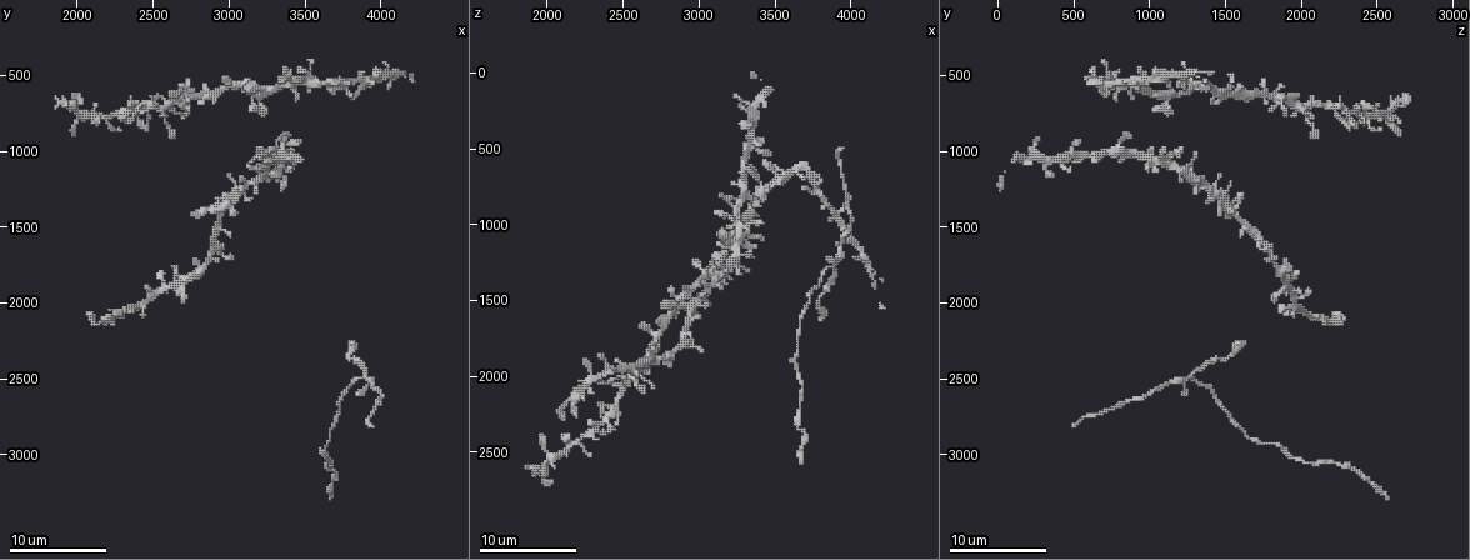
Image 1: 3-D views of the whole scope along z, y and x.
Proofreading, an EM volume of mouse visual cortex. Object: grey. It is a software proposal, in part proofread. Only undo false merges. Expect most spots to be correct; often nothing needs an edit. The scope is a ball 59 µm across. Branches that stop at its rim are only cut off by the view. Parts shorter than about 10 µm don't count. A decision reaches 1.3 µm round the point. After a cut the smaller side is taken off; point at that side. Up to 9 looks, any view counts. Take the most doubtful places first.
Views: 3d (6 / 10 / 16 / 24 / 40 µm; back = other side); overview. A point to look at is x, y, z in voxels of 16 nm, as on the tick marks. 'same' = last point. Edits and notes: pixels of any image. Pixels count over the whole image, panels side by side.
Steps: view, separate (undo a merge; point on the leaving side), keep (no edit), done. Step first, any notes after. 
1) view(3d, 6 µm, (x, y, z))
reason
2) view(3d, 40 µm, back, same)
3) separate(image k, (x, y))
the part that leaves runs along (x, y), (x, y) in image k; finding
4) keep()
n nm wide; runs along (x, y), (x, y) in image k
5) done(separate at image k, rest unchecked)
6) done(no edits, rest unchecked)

view(3d, 10 µm, (3880, 2480, 1260))
branch point

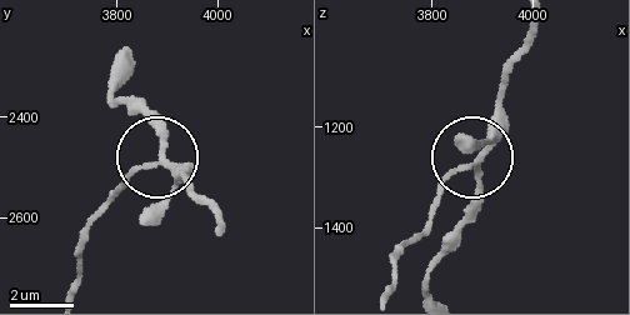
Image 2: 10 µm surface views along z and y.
keep()
side arm 16 µm; 3 arms; one neuron here

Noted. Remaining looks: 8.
view(3d, 10 µm, (3340, 940, 800))
three-way junction

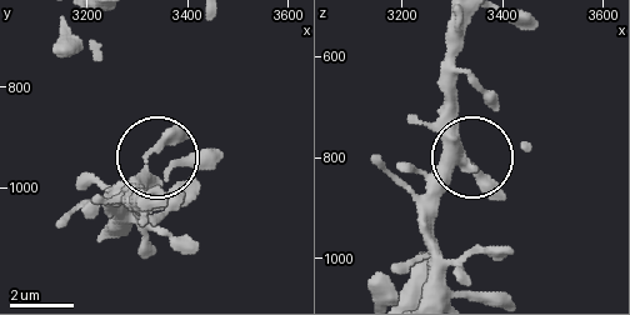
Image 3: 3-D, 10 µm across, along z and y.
view(3d, 6 µm, same)
zoom in

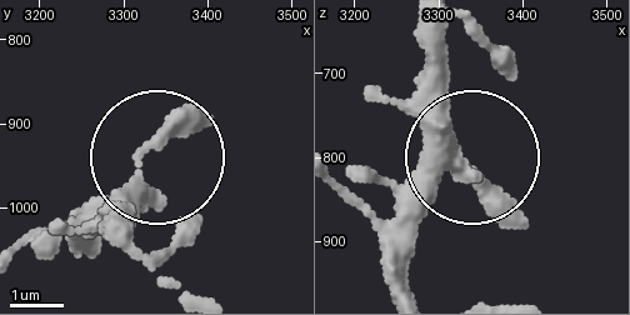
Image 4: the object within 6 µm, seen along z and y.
keep()
continuous, no second neuron

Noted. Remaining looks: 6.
view(3d, 16 µm, (3060, 1260, 1400))
four or more arms meet

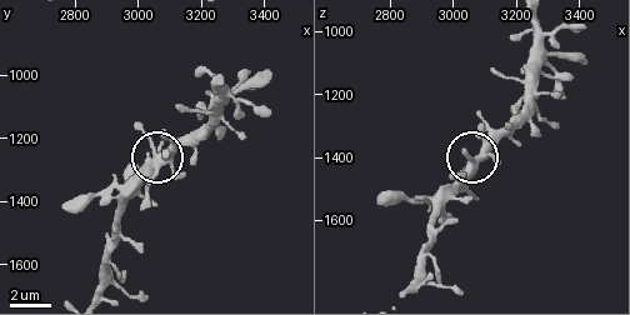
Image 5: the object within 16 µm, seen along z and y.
keep()
continuous, no second neuron

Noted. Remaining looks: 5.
view(3d, 10 µm, (3460, 660, 800))
sudden change in width

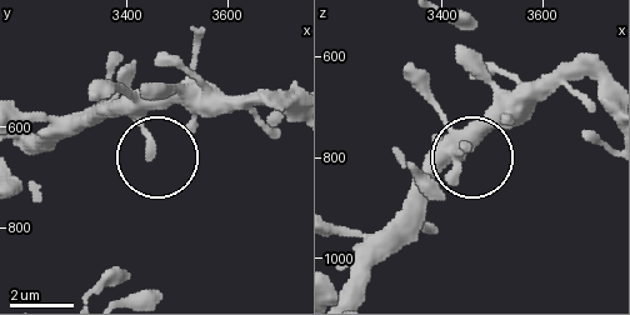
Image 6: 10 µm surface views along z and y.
keep()
continuous, no second neuron

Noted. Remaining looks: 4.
done(no edits, rest unchecked)

